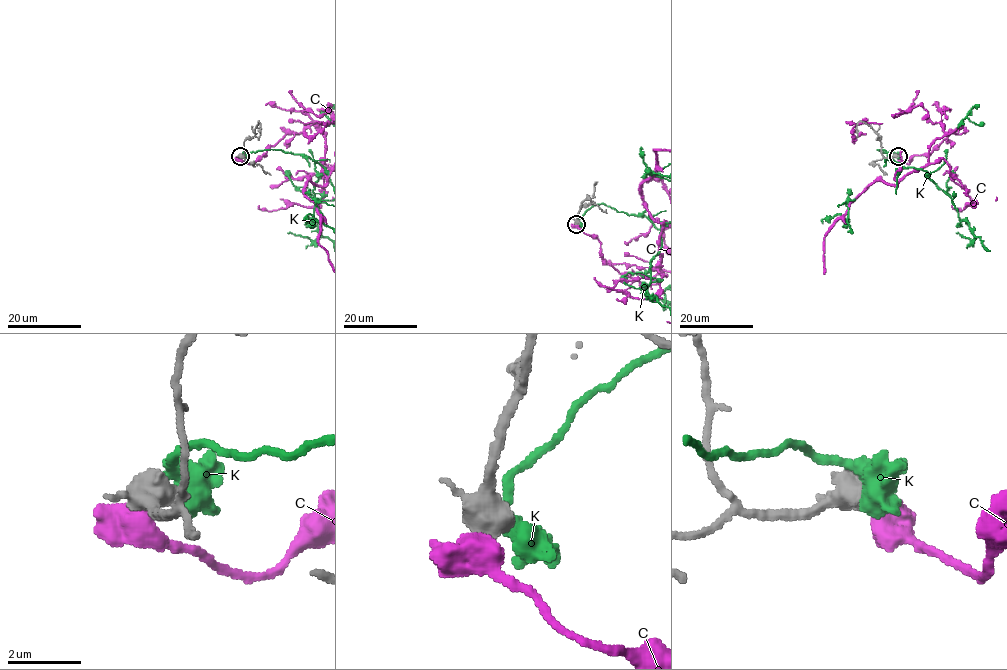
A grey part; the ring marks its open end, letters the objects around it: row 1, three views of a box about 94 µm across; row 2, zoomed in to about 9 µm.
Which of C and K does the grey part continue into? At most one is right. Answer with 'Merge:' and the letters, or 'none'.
Merge: none

